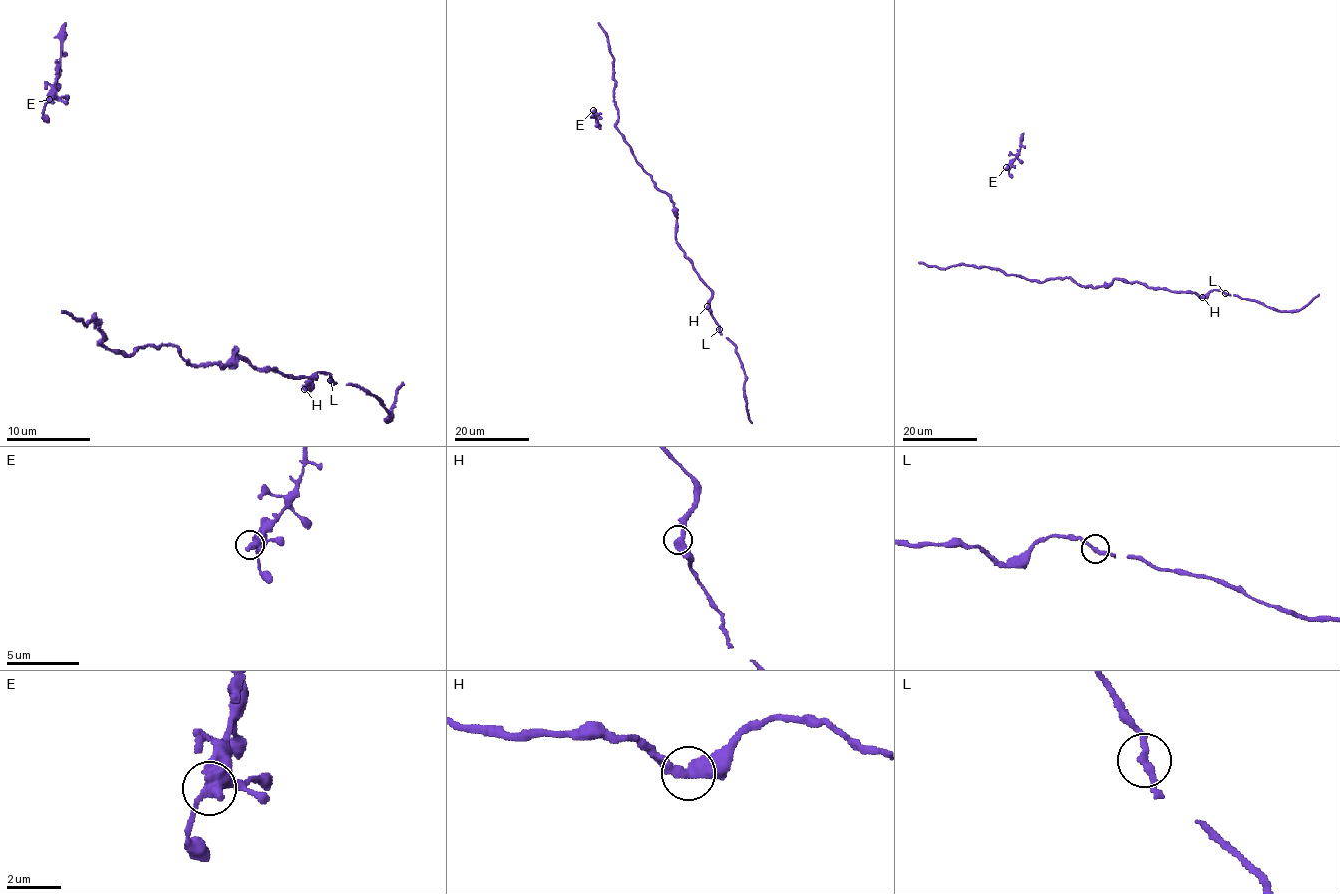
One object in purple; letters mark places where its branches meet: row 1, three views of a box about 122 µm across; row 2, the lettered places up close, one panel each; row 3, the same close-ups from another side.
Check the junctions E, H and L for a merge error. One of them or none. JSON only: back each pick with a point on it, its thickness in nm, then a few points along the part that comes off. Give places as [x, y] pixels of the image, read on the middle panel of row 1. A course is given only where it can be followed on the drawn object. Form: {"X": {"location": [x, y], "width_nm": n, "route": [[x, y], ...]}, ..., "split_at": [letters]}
{"split_at": []}

